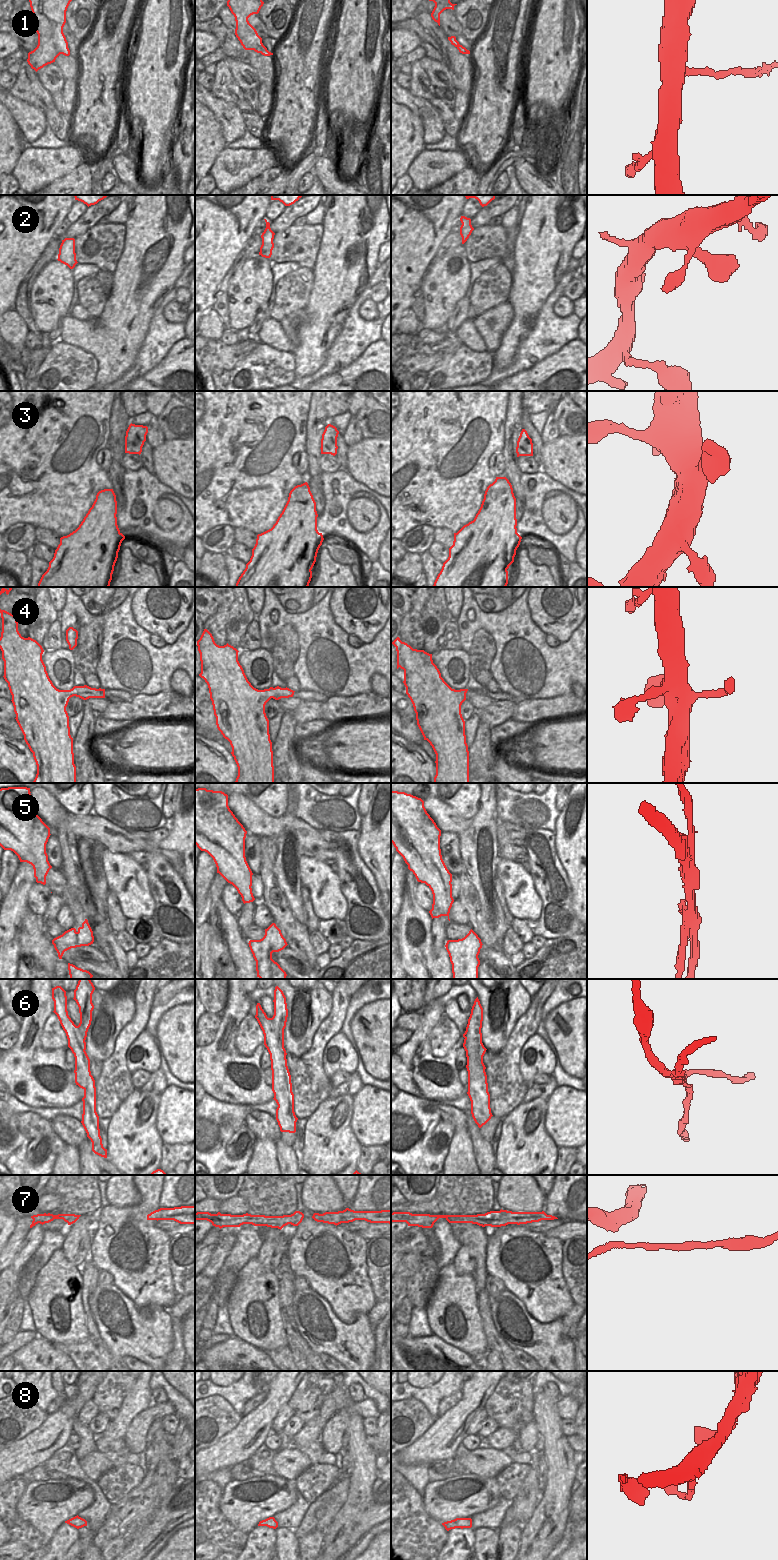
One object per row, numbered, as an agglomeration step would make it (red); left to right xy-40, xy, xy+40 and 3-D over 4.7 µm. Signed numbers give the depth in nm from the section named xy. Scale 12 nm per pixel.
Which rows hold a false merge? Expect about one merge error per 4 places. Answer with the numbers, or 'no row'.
1, 5, 6

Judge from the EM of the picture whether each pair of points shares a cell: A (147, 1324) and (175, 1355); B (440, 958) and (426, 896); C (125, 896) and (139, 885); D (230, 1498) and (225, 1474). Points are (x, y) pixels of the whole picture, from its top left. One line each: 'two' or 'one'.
A: two
B: two
C: one
D: two

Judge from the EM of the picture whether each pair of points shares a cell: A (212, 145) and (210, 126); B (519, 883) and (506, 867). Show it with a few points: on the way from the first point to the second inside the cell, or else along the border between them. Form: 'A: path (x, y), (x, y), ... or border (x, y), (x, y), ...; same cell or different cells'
A: path (210, 140), (210, 131); same cell
B: path (515, 879), (508, 871); same cell

